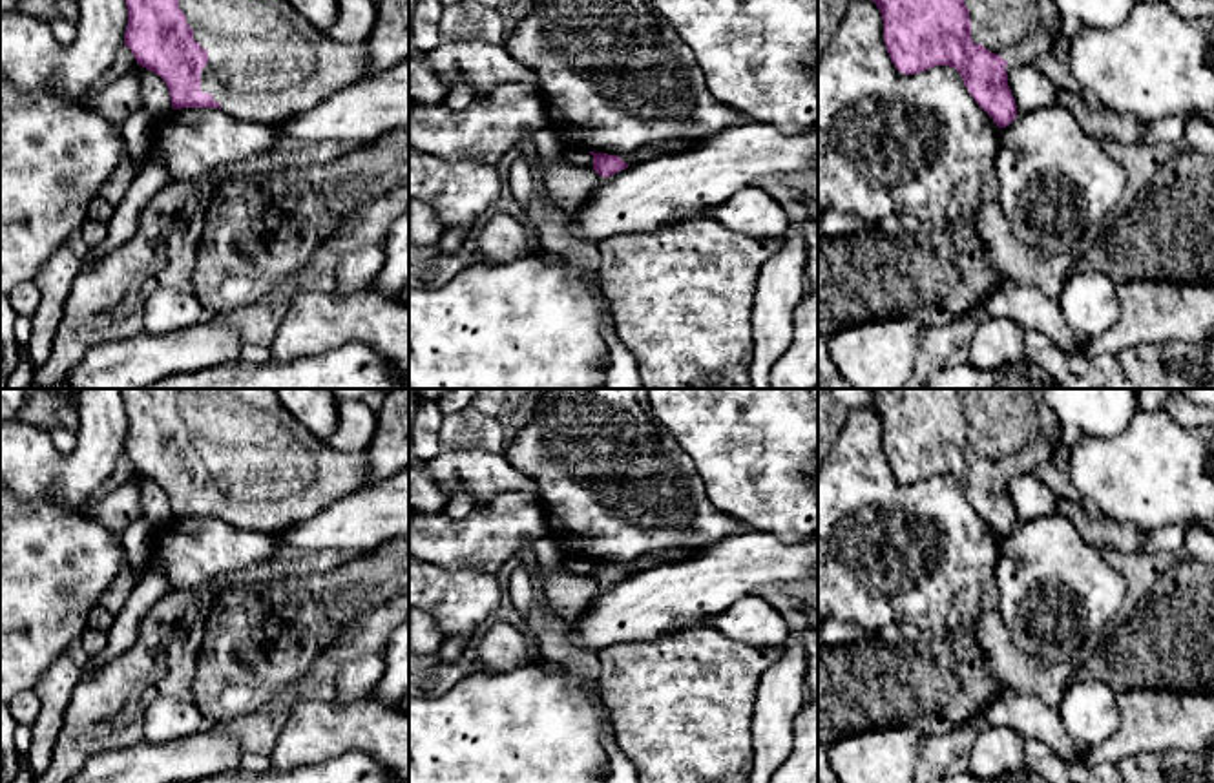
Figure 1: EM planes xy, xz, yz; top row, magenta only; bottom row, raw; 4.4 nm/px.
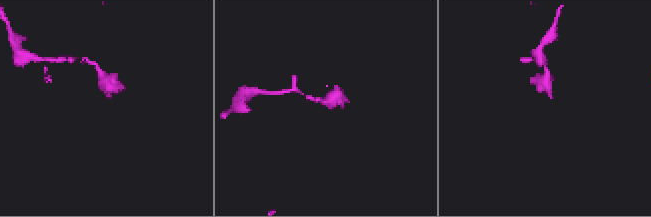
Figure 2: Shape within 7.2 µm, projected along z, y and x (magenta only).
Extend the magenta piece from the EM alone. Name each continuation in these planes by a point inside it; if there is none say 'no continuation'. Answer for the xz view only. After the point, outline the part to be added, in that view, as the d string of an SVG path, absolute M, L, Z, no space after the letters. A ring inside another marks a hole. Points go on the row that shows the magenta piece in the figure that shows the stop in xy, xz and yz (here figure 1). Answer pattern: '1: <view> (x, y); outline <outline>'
1: xz (672, 146); outline M670 141L670 142L657 142L657 144L652 144L633 155L628 155L628 157L621 157L626 164L637 164L644 159L650 159L650 157L655 157L655 155L663 155L663 153L675 153L675 151L681 151L681 150L686 150L690 146L688 141Z

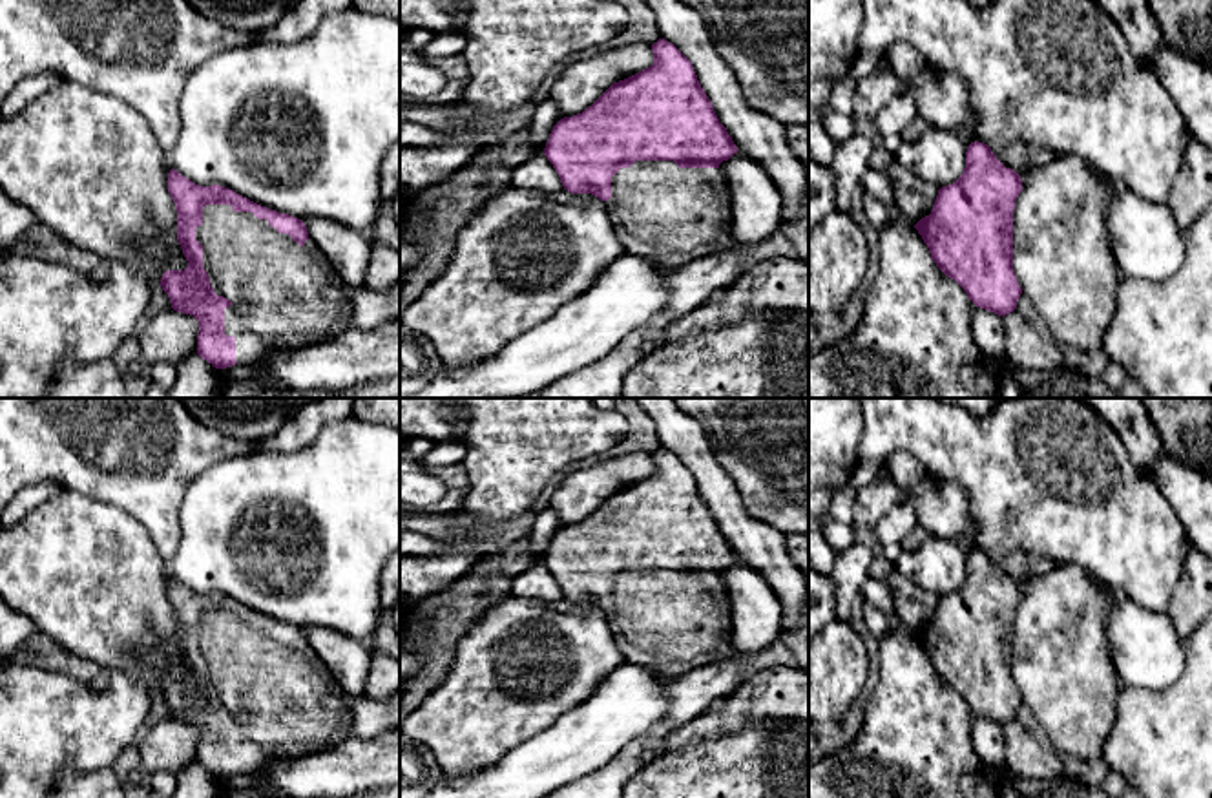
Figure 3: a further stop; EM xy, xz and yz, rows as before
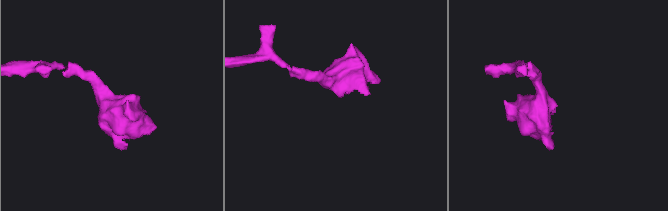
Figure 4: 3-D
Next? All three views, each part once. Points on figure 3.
1: xy (283, 296); outline M206 205L195 239L203 245L203 268L214 292L232 301L225 309L225 334L235 338L239 365L257 365L270 352L296 351L347 329L372 329L400 318L400 283L387 292L354 289L338 276L310 237L299 247L252 212Z

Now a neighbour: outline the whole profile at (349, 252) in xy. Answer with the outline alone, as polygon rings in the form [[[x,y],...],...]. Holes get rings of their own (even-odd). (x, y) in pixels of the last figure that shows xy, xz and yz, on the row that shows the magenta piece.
[[[307,219],[308,237],[350,287],[361,289],[371,261],[371,239],[329,219]]]

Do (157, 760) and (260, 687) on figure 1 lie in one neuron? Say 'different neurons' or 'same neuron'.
different neurons

